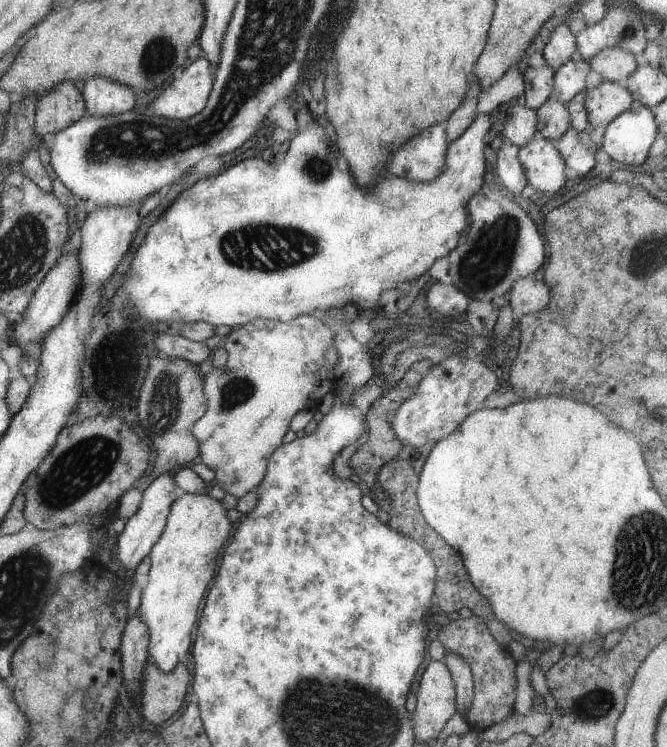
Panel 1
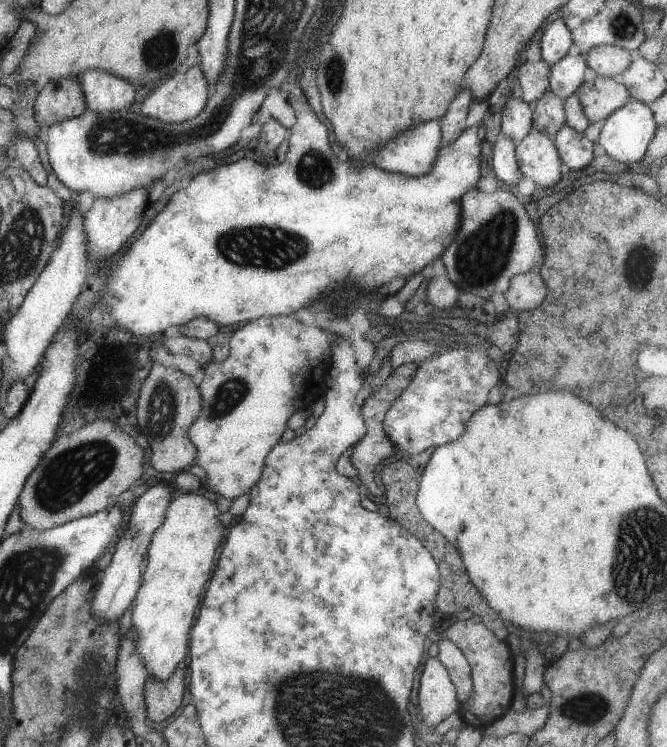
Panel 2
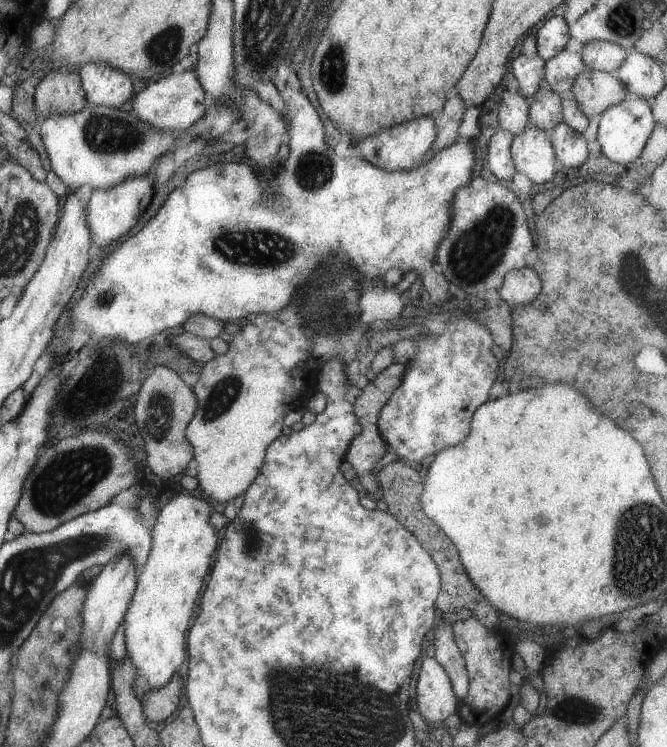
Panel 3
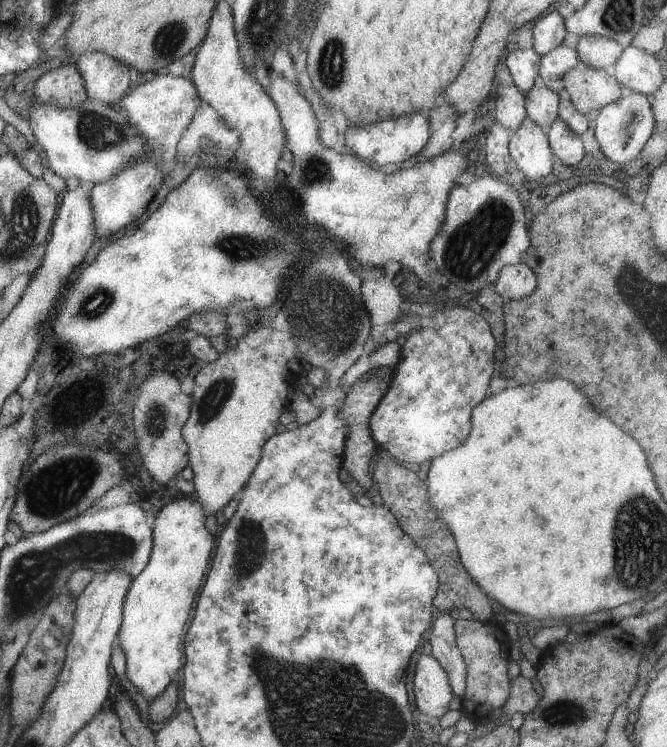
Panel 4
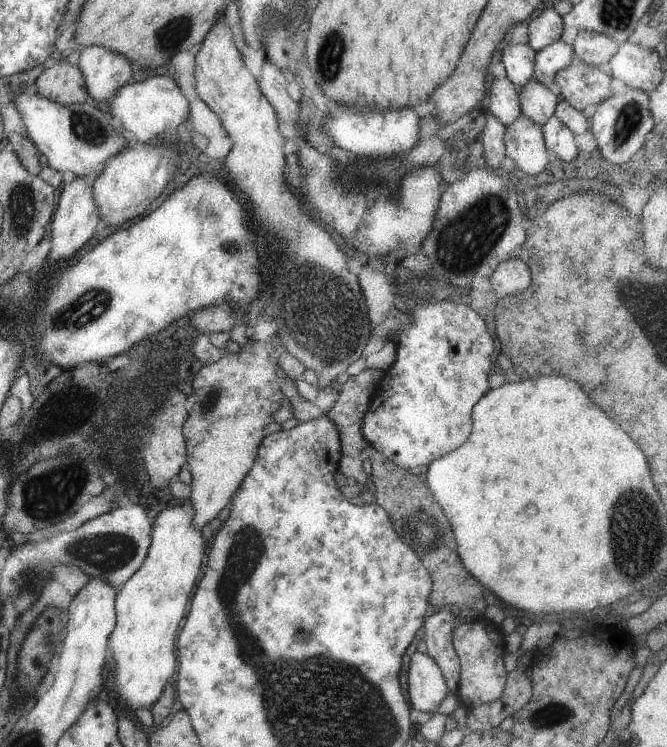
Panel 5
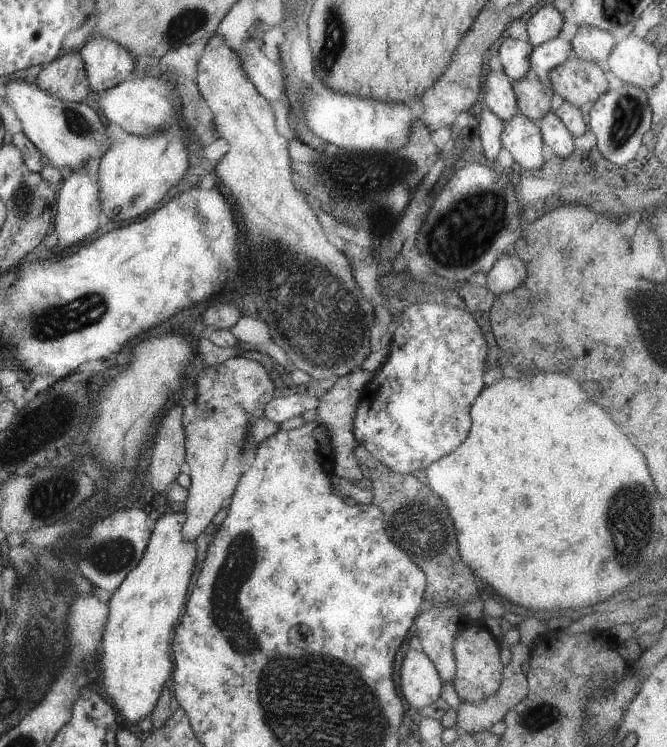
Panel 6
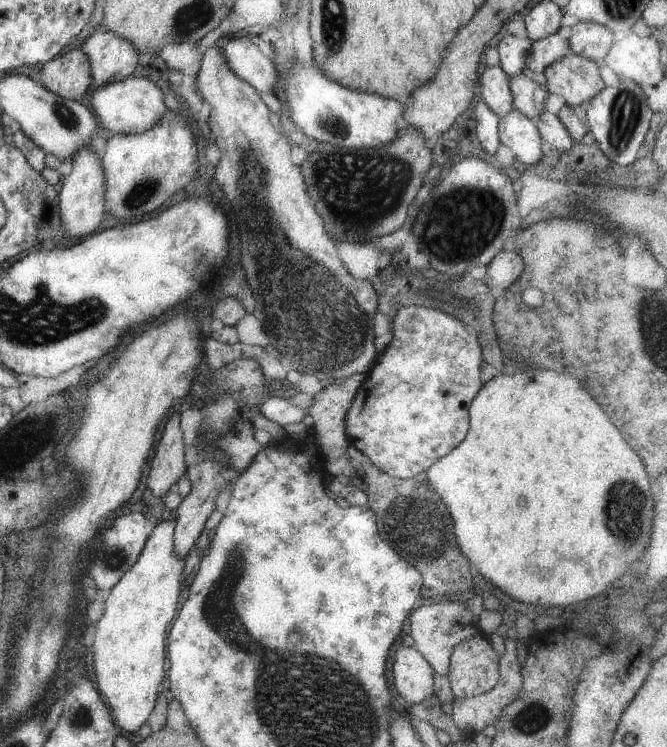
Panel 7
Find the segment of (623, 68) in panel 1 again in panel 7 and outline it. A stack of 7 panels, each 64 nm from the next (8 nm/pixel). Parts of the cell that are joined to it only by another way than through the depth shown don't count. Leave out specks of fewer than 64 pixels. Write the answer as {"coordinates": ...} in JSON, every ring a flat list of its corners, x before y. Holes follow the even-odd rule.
{"coordinates":[[578,21,571,28,568,42,569,52,584,59,603,58,614,43,613,33,604,26,587,21]]}

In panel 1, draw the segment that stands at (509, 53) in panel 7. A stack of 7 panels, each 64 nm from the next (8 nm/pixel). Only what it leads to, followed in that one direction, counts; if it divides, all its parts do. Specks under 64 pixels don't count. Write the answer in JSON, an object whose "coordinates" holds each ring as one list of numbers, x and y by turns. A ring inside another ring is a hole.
{"coordinates":[[545,65,541,68,527,66,522,72,524,84,524,105,536,111,549,97,554,71]]}

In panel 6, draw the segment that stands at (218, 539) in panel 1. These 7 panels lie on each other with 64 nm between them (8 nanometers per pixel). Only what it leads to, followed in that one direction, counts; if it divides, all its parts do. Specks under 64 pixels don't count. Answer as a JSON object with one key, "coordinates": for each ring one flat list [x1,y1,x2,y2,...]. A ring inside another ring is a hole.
{"coordinates":[[169,512,155,520,141,560,133,570,125,574,123,581,113,590,107,600,107,618,101,630,101,640,97,648,96,663,101,664,102,684,105,692,113,700,113,710,118,722,134,729,139,720,147,718,159,699,163,686,171,677,170,637,176,622,183,614,183,602,187,594,187,585,195,568,194,540,185,540,179,532,183,524,182,512]]}

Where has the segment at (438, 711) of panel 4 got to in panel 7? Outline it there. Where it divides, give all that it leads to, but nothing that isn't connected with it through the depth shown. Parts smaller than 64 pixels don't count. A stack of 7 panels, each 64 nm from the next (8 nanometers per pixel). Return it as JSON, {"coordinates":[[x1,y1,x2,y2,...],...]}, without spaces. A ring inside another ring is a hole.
{"coordinates":[[400,647,390,653,391,672,397,694,407,706,419,704,433,693,433,674,431,665,413,647]]}

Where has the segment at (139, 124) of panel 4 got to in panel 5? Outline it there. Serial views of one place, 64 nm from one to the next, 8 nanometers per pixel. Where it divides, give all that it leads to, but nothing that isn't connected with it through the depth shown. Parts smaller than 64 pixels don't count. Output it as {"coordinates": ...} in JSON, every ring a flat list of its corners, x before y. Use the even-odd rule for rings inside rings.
{"coordinates":[[154,75,141,82,123,84,106,101,111,116,115,116,128,135,132,135,141,144,159,144,163,140,176,141,176,128,183,124,191,111,189,102,181,94,179,86,166,75]]}

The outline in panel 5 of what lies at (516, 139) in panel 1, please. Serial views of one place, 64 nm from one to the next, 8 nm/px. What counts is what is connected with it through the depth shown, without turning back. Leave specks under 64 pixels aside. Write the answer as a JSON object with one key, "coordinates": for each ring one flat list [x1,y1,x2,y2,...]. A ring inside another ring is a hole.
{"coordinates":[[493,78,489,86,489,107,487,113,509,126,521,115,517,98,518,86,505,78]]}

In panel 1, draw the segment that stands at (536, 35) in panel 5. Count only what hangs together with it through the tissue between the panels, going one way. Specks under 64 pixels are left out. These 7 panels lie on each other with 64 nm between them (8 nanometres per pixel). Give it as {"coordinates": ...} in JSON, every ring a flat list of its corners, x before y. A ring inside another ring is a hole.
{"coordinates":[[565,19,553,30,551,37,543,48,543,58,546,65,554,71,564,62,574,57,576,42,573,34,569,31]]}

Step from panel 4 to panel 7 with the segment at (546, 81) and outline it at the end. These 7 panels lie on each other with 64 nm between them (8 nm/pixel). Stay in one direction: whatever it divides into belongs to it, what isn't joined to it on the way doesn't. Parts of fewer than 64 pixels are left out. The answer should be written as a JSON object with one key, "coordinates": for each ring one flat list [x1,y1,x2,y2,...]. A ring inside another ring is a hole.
{"coordinates":[[555,32,531,43,524,66,535,74,543,73,544,68,563,58,567,52,569,52,568,42]]}

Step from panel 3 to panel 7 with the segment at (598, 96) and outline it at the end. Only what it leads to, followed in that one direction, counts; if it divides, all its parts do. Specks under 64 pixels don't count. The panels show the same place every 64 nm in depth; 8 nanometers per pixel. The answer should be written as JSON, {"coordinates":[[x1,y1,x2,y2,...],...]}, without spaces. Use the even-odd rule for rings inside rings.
{"coordinates":[[571,52,565,53,563,58,544,68,543,74,548,92,564,98,565,104,570,107,577,106,586,100,590,101,604,87,594,61,584,59]]}

